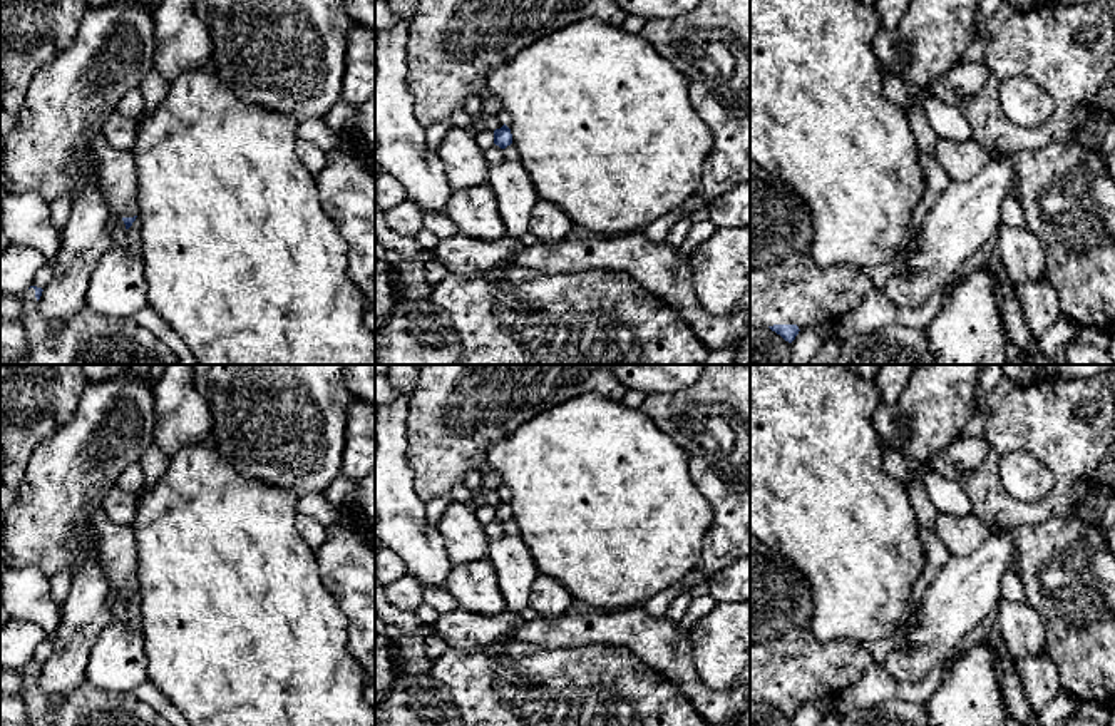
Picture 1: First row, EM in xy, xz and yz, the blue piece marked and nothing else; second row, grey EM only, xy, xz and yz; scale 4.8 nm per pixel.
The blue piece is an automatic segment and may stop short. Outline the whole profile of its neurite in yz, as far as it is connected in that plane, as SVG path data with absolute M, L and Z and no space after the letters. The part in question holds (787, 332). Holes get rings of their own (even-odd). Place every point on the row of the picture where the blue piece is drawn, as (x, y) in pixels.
M750 159L750 328L768 326L792 343L800 330L835 326L874 289L872 279L845 264L819 266L812 259L814 219L805 201L792 186Z

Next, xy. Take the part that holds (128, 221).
M119 0L102 8L87 8L74 43L59 54L47 67L37 70L25 90L25 100L17 112L17 125L5 135L2 154L3 176L10 192L33 191L52 204L60 194L77 194L87 182L100 189L112 216L119 216L126 229L139 214L137 167L131 151L114 149L102 134L105 119L116 112L117 100L129 90L141 87L154 67L154 18L134 0Z

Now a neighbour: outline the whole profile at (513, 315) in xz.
M512 264L480 274L447 273L434 286L430 301L454 323L464 350L457 365L703 365L710 353L680 313L619 269L552 274Z

